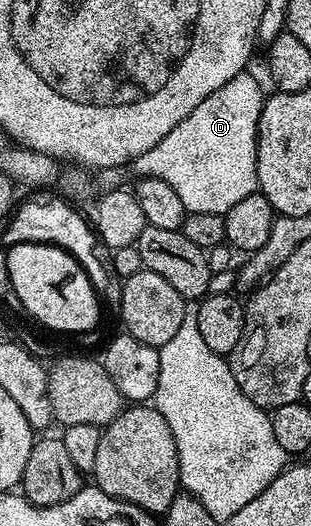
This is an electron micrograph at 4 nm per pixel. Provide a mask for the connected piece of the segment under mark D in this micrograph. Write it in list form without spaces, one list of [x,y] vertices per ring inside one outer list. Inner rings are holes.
[[[242,70],[227,86],[219,86],[215,94],[203,98],[163,142],[151,146],[135,161],[135,168],[142,177],[167,182],[179,194],[186,213],[224,216],[235,202],[258,191],[257,127],[266,99],[267,92],[261,89],[260,82],[249,70]]]

